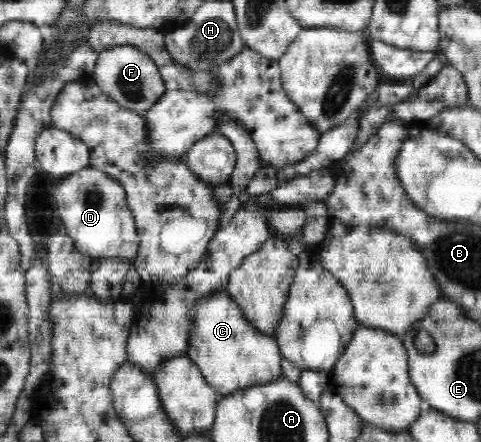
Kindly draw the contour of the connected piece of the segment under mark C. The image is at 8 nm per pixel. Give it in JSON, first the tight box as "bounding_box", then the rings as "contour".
{"bounding_box":[186,291,283,396],"contour":[[[227,291],[212,295],[199,305],[186,355],[196,363],[205,380],[220,396],[266,384],[282,376],[280,360],[283,356],[277,342],[246,320],[240,306]]]}

